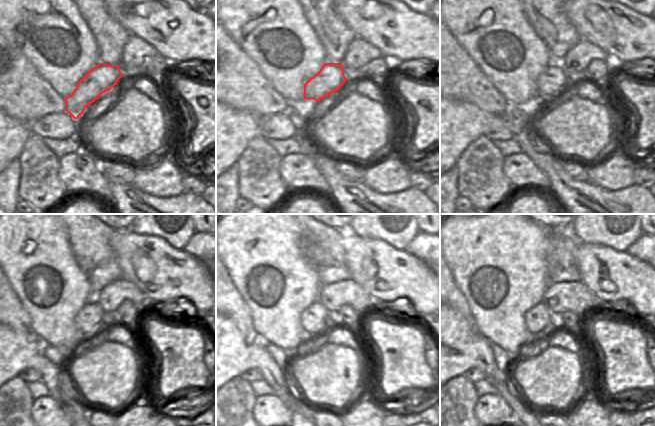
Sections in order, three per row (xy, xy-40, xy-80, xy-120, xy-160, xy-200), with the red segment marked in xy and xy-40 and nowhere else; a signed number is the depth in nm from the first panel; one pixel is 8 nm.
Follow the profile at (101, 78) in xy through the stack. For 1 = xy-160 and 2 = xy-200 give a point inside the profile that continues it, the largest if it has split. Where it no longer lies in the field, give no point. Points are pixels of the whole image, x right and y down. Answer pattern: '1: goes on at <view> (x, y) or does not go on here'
1: goes on at xy-160 (315, 319)
2: goes on at xy-200 (539, 317)

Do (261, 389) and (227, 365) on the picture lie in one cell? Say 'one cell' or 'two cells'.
two cells

